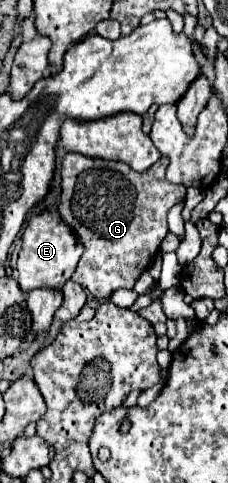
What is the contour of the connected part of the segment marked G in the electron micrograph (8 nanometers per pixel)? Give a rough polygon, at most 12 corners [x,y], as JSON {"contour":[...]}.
{"contour":[[63,158],[59,216],[85,246],[71,280],[133,288],[185,186],[167,158]]}

